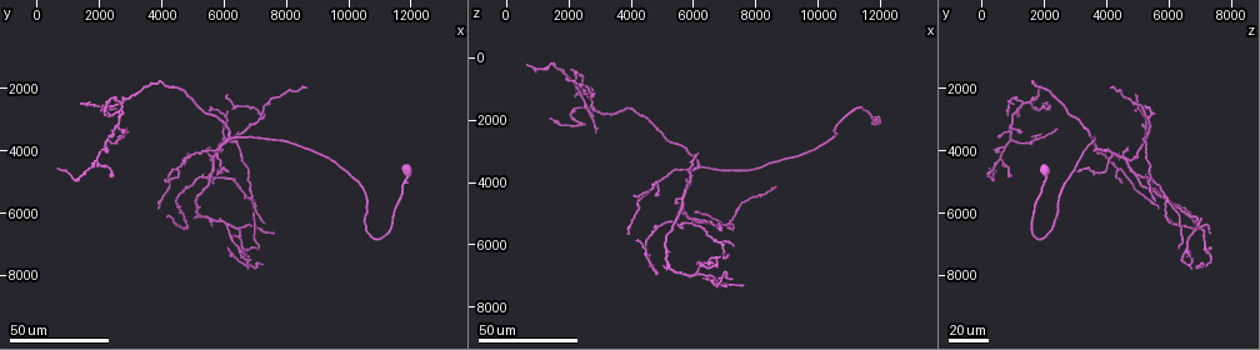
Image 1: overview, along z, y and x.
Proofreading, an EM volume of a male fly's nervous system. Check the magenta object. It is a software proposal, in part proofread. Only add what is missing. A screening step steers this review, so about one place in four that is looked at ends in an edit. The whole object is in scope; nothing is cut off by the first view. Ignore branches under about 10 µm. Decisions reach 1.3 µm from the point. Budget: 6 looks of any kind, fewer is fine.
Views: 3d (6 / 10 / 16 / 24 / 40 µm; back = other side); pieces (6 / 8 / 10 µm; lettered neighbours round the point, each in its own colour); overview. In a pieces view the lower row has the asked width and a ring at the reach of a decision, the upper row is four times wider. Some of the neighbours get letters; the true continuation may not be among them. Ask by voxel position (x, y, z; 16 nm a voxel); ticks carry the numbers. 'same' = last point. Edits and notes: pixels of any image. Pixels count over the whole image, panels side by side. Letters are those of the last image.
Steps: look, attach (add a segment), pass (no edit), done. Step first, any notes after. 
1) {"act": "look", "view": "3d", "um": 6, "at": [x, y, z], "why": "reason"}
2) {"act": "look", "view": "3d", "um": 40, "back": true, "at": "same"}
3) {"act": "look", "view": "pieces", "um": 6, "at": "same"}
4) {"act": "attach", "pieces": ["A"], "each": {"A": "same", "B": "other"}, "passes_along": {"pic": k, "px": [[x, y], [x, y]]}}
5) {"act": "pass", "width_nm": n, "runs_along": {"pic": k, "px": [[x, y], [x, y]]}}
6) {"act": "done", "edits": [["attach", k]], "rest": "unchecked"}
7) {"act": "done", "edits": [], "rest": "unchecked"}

{"act": "look", "view": "3d", "um": 40, "at": [7600, 6700, 7300], "why": "end of a long branch"}

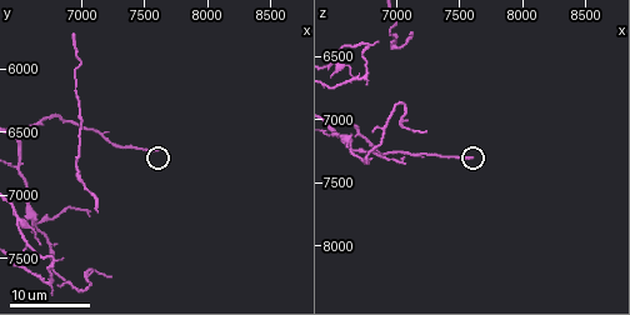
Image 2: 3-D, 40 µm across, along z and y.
{"act": "look", "view": "pieces", "um": 10, "at": [7600, 6640, 7300]}

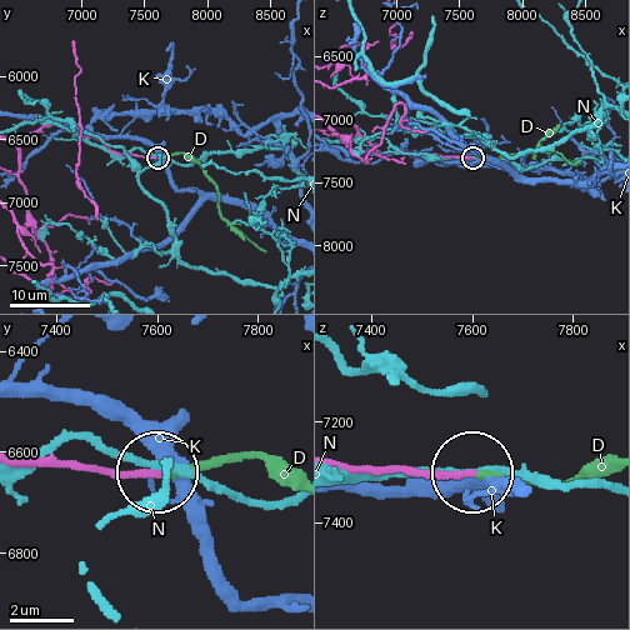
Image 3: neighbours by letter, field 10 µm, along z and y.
{"act": "attach", "pieces": ["D"], "each": {"D": "same", "K": "other", "N": "other"}, "passes_along": {"pic": 3, "px": [[71, 463], [199, 471], [255, 455], [288, 469]]}, "found": "the cell continues"}

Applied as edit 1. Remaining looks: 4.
{"act": "look", "view": "overview", "why": "redraw"}

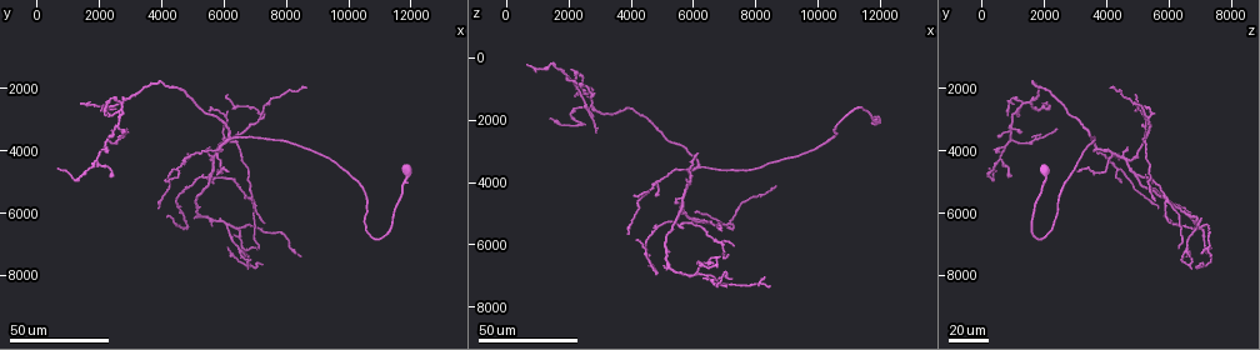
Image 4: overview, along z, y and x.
{"act": "look", "view": "3d", "um": 40, "at": [2700, 3500, 1300], "why": "branch stops here"}

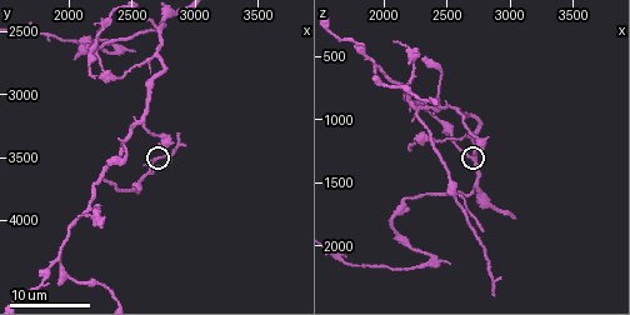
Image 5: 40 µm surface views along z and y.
{"act": "look", "view": "pieces", "um": 6, "at": [2720, 3400, 1260], "why": "see the neighbours"}

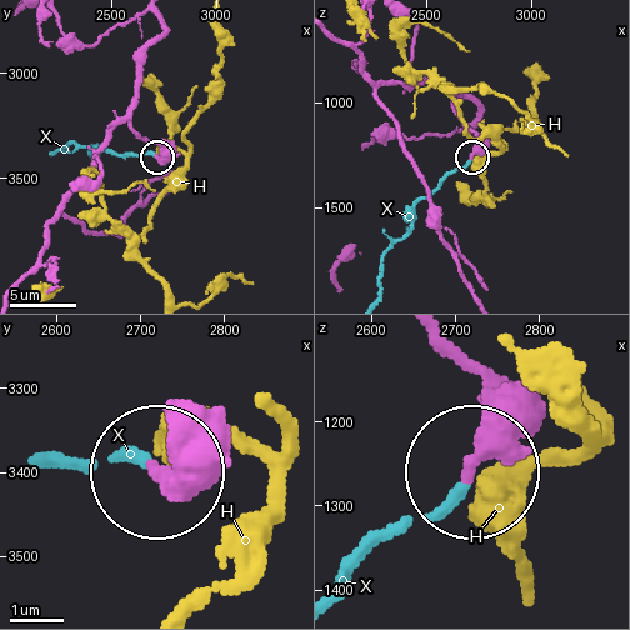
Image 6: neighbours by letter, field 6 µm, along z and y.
{"act": "attach", "pieces": ["X"], "width_nm": 210, "each": {"H": "other", "X": "same"}, "found": "it goes on there"}

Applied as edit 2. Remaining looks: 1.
{"act": "done", "edits": [["attach", 3], ["attach", 6]], "rest": "unchecked"}

